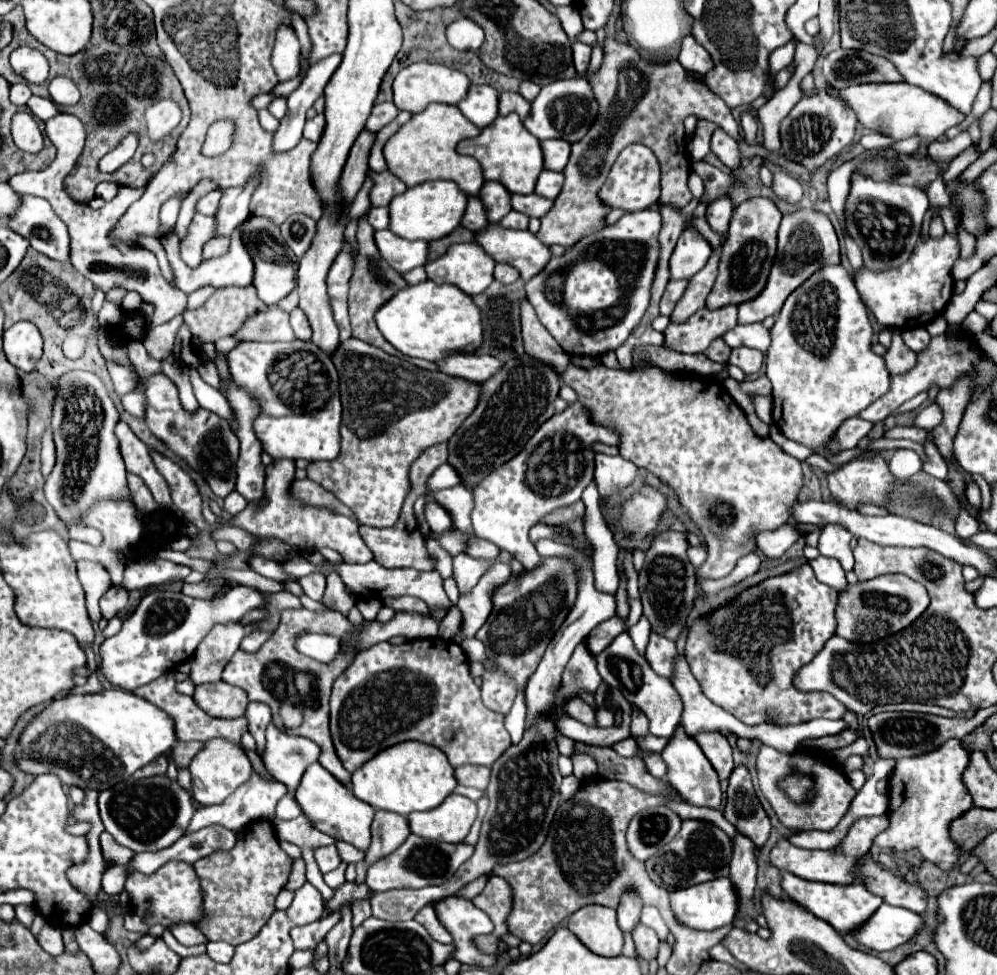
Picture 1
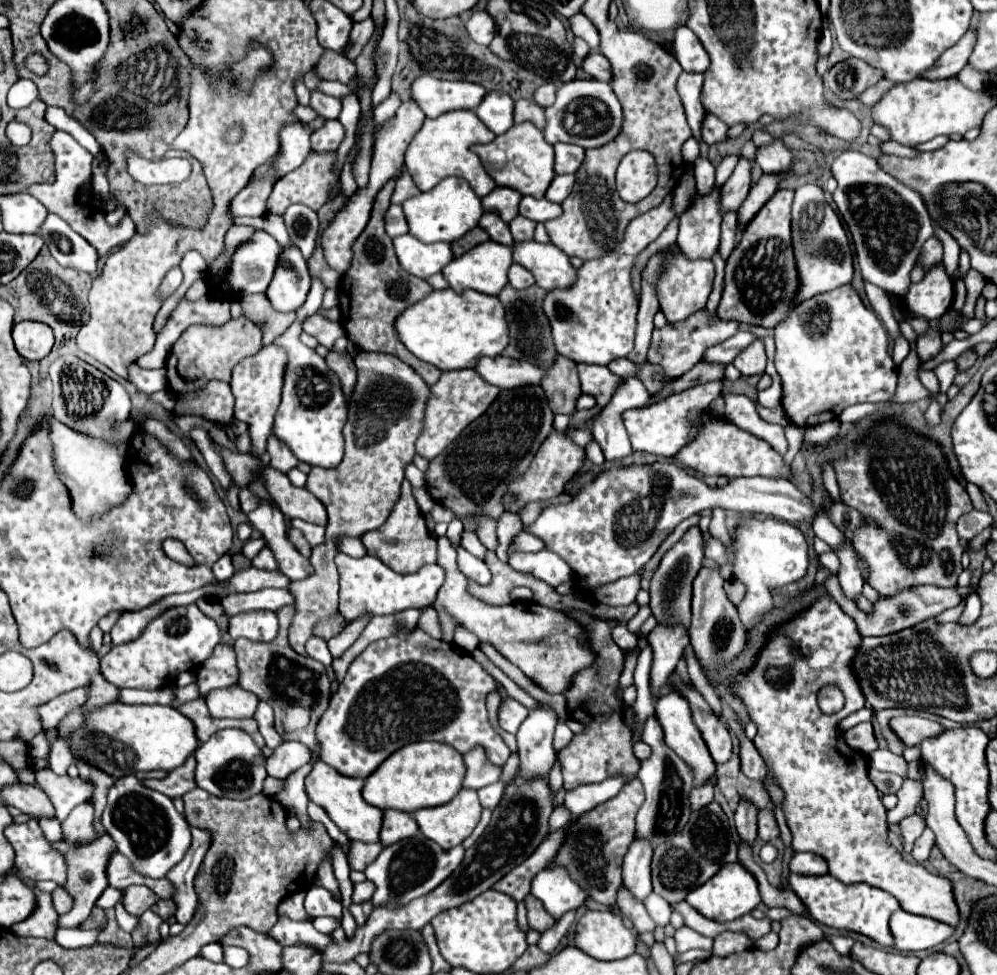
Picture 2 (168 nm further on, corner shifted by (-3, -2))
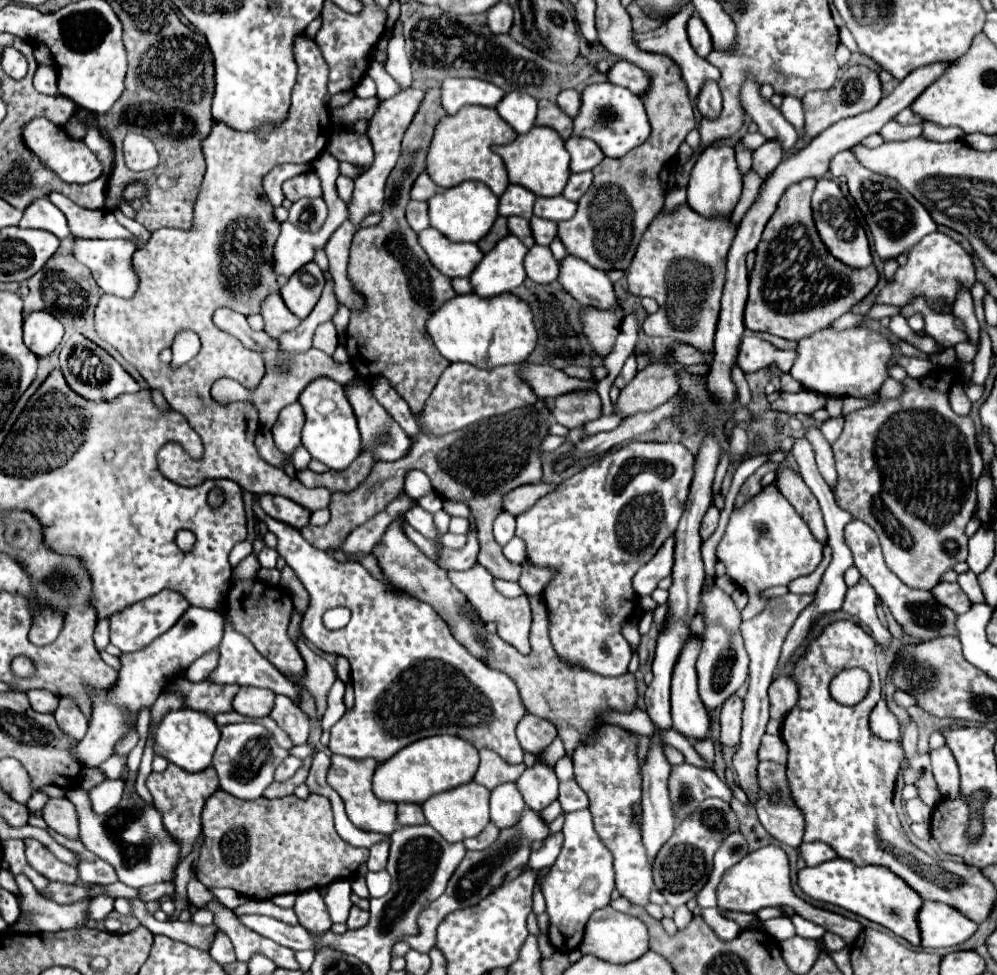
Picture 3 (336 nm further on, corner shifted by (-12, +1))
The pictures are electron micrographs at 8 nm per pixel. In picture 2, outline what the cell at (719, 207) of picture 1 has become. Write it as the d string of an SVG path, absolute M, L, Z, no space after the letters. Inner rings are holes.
M742 157L736 169L732 171L730 179L720 187L720 213L722 215L726 215L726 211L738 213L738 207L744 203L748 191L750 191L750 161Z

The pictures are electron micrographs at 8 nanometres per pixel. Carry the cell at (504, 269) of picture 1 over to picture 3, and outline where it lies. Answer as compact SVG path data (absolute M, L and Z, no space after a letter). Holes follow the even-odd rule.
M533 246L525 256L527 276L537 284L549 284L559 276L559 264L553 258L549 246Z

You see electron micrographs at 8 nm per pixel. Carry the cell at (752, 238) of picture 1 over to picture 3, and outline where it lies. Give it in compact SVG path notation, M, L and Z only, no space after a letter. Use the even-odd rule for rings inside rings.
M803 178L791 184L763 230L755 250L757 258L749 278L749 300L745 308L745 326L753 332L769 332L797 342L803 336L815 334L819 328L831 326L879 282L879 272L873 264L861 270L847 268L847 264L835 260L823 248L811 212L815 184L817 178Z

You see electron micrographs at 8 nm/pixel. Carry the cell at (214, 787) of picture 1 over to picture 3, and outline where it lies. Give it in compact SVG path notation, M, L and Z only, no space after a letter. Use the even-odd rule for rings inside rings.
M257 722L227 724L221 728L221 740L213 756L213 766L219 774L221 790L243 800L255 800L263 794L263 790L273 782L275 768L289 756L289 750L277 746L269 734L271 732L267 732L267 728Z

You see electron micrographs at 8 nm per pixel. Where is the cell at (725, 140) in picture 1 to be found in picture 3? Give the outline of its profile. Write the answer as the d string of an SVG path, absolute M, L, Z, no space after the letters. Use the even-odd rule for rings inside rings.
M707 80L697 96L697 108L707 118L717 118L721 114L721 92L715 80Z

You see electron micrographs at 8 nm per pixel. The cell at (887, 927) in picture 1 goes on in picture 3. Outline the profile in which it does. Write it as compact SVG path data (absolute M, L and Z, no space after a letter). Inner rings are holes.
M925 902L917 920L921 928L921 946L925 948L959 946L969 940L979 926L957 908L939 902Z

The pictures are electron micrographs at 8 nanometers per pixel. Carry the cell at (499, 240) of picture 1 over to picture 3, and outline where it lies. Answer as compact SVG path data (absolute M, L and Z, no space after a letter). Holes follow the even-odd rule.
M575 256L563 260L557 280L583 306L615 308L615 304L619 304L609 276Z

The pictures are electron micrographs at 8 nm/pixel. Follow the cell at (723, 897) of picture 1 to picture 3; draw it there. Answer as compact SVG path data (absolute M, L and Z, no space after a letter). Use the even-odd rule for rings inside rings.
M763 846L751 854L747 854L739 864L729 868L723 874L723 880L717 888L717 898L719 898L719 908L725 910L737 910L737 912L757 912L767 906L791 906L799 916L823 926L827 932L833 932L845 940L847 946L853 944L853 940L859 936L863 926L855 920L849 920L841 914L817 908L801 900L793 888L791 888L791 878L789 878L789 858L779 846Z

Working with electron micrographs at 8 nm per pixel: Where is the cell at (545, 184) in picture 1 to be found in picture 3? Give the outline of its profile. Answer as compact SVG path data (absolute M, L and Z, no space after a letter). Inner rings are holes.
M593 172L571 174L571 178L569 178L569 182L567 182L565 190L563 190L563 196L565 196L567 200L577 202L577 200L587 192L587 188L591 186L591 182L593 182Z

